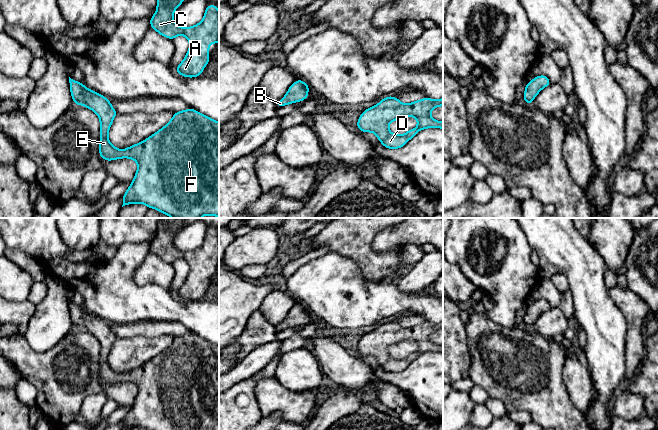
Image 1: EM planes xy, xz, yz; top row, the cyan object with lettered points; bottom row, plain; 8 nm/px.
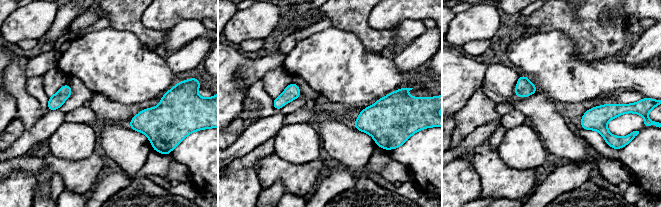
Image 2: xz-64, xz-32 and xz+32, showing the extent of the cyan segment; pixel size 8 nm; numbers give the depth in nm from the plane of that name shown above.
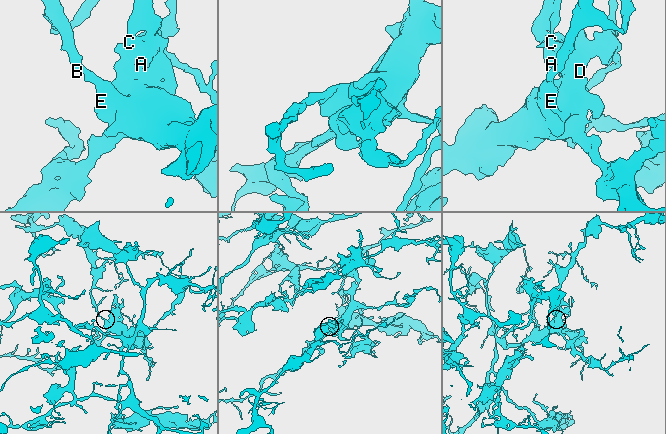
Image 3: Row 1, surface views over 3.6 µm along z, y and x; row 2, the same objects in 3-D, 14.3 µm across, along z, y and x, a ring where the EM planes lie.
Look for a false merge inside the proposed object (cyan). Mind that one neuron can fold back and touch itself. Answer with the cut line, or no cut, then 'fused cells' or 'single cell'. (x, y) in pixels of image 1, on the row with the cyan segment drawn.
cut none; single cell

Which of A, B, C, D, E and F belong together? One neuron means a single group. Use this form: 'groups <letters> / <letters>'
groups A B C D E F

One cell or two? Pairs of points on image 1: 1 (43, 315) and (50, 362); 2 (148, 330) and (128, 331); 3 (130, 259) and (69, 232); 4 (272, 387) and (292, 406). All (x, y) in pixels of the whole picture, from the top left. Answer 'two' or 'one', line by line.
1: two
2: one
3: two
4: one

